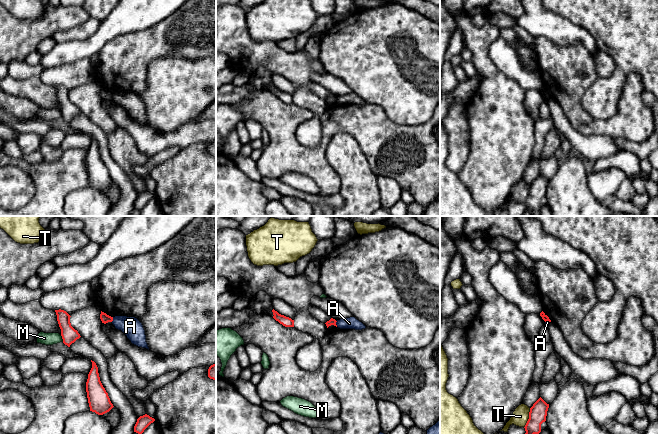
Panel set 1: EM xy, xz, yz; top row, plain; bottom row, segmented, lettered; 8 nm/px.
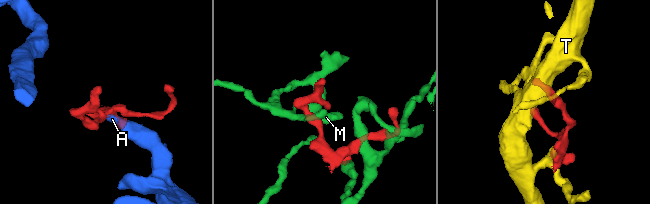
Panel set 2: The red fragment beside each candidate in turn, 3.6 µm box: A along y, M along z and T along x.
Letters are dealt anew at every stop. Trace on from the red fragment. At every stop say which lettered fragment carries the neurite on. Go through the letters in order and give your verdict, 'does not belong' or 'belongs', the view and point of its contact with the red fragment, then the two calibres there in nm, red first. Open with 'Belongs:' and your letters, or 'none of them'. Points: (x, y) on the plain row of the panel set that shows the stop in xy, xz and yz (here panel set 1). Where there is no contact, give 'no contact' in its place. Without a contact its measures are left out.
Belongs: none of them
A: does not belong | xz (335, 100) | 50/100 nm
M: does not belong | xy (62, 114) | 130/100 nm
T: does not belong | yz (529, 194) | 140/140 nm

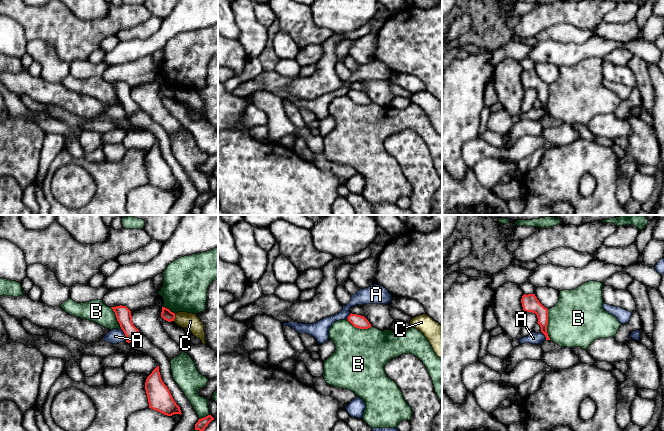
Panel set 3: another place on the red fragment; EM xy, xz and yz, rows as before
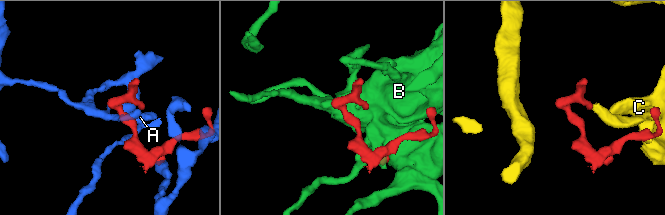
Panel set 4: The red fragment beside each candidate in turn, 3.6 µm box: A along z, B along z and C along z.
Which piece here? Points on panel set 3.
Belongs: none of them
A: does not belong | xy (124, 109) | 120/120 nm
B: does not belong | yz (547, 99) | 140/420 nm
C: does not belong | xy (174, 93) | 90/130 nm

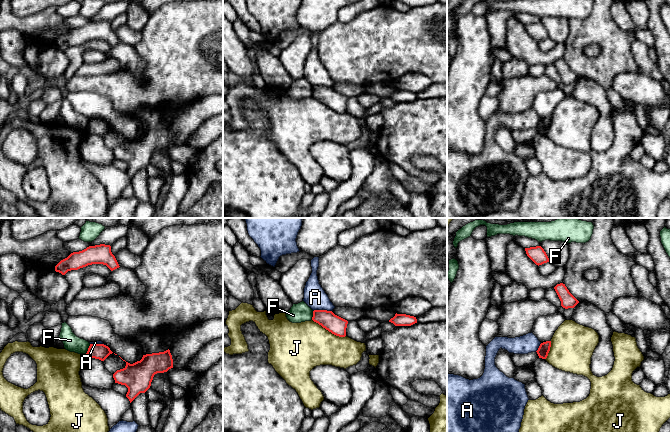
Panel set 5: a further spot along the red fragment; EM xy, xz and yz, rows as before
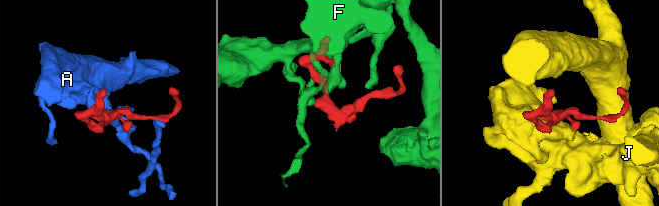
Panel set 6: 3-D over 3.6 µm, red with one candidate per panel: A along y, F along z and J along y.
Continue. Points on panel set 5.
Belongs: A
A: belongs | xz (322, 86) | 150/180 nm
F: does not belong | xy (88, 125) | 130/140 nm
J: does not belong | xz (329, 107) | 150/380 nm

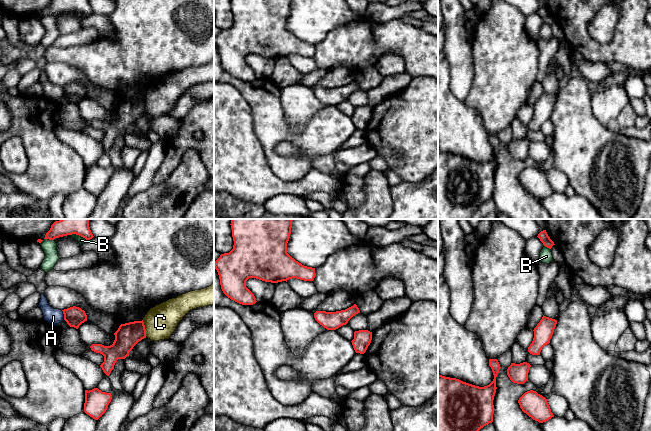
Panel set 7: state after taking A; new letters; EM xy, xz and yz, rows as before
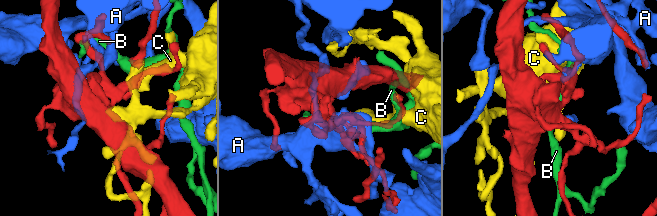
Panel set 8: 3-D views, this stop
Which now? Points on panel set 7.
Belongs: none of them
A: does not belong | xy (64, 91) | 160/130 nm
B: does not belong | xy (79, 11) | 110/60 nm
C: does not belong | xy (144, 104) | 190/260 nm

